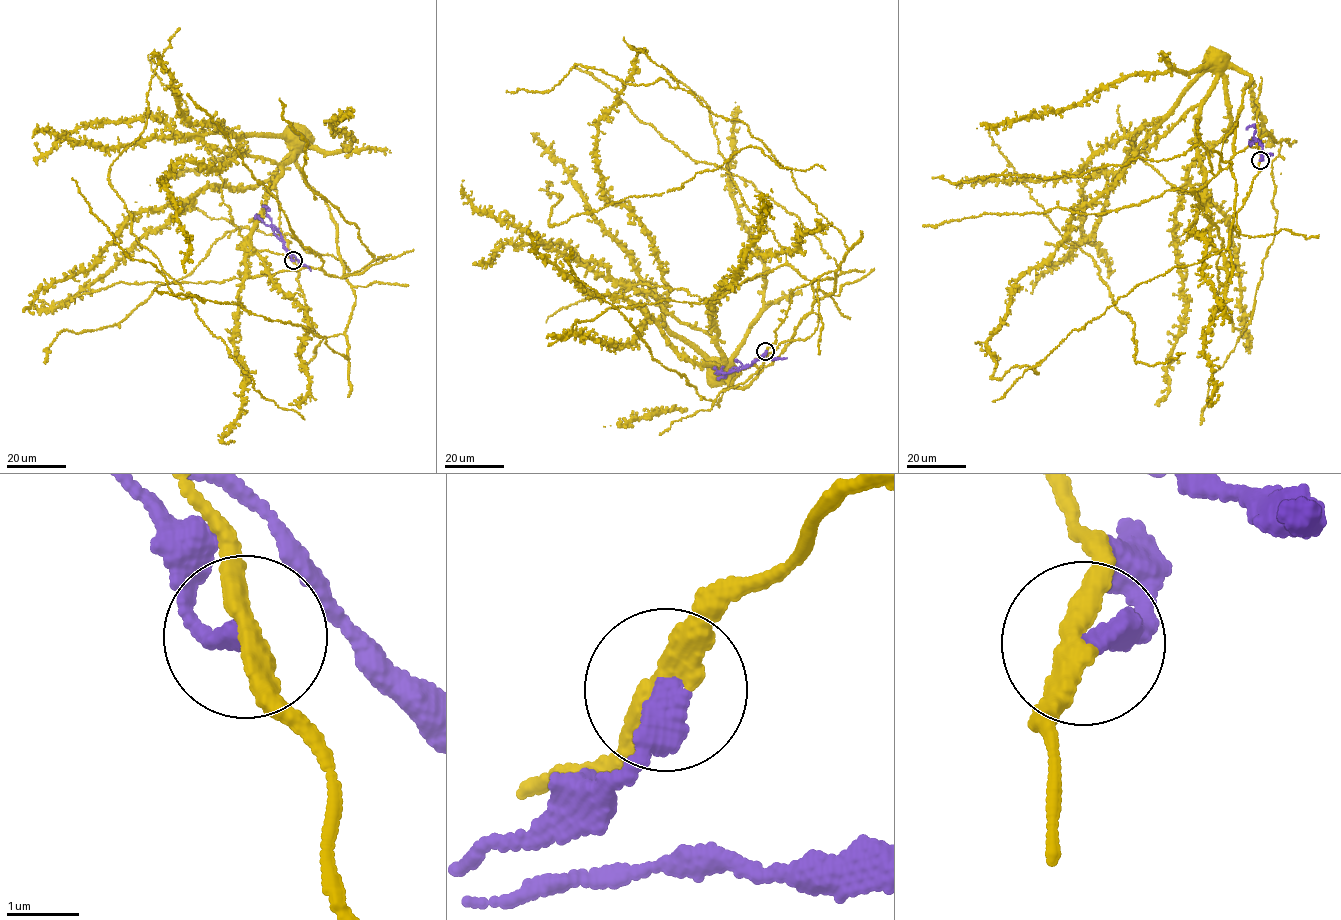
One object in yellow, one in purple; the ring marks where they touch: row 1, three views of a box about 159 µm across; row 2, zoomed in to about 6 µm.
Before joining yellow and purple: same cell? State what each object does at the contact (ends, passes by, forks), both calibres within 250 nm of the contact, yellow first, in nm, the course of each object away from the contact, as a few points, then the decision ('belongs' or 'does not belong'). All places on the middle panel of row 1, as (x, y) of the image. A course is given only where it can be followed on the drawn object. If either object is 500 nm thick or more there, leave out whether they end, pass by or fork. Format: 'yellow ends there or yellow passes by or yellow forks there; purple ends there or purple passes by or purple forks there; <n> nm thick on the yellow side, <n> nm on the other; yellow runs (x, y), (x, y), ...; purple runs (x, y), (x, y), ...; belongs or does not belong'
yellow passes by; purple ends there; 300 nm thick on the yellow side, 360 nm on the other; yellow runs (766, 351), (795, 288), (835, 271), (834, 291), (815, 302), (780, 354), (746, 387), (711, 378), (717, 372); purple runs (766, 352), (751, 366), (733, 367), (723, 377), (720, 368); does not belong

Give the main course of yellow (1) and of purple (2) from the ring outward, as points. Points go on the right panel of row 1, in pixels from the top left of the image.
1: (1260, 160), (1236, 213), (1238, 233), (1230, 158), (1251, 78), (1211, 49)
2: (1260, 160), (1262, 145), (1254, 138), (1255, 127), (1245, 129)

